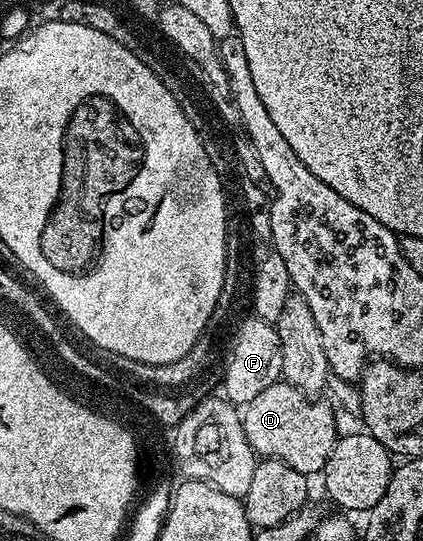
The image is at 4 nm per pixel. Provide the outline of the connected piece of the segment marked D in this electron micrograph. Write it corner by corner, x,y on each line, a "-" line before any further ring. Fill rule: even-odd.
278,380
271,388
263,388
255,400
244,403
241,423
254,454
283,460
283,464
291,464
295,472
320,475
337,443
339,431
333,419
334,407
328,401
317,401
321,400
314,400
290,382

